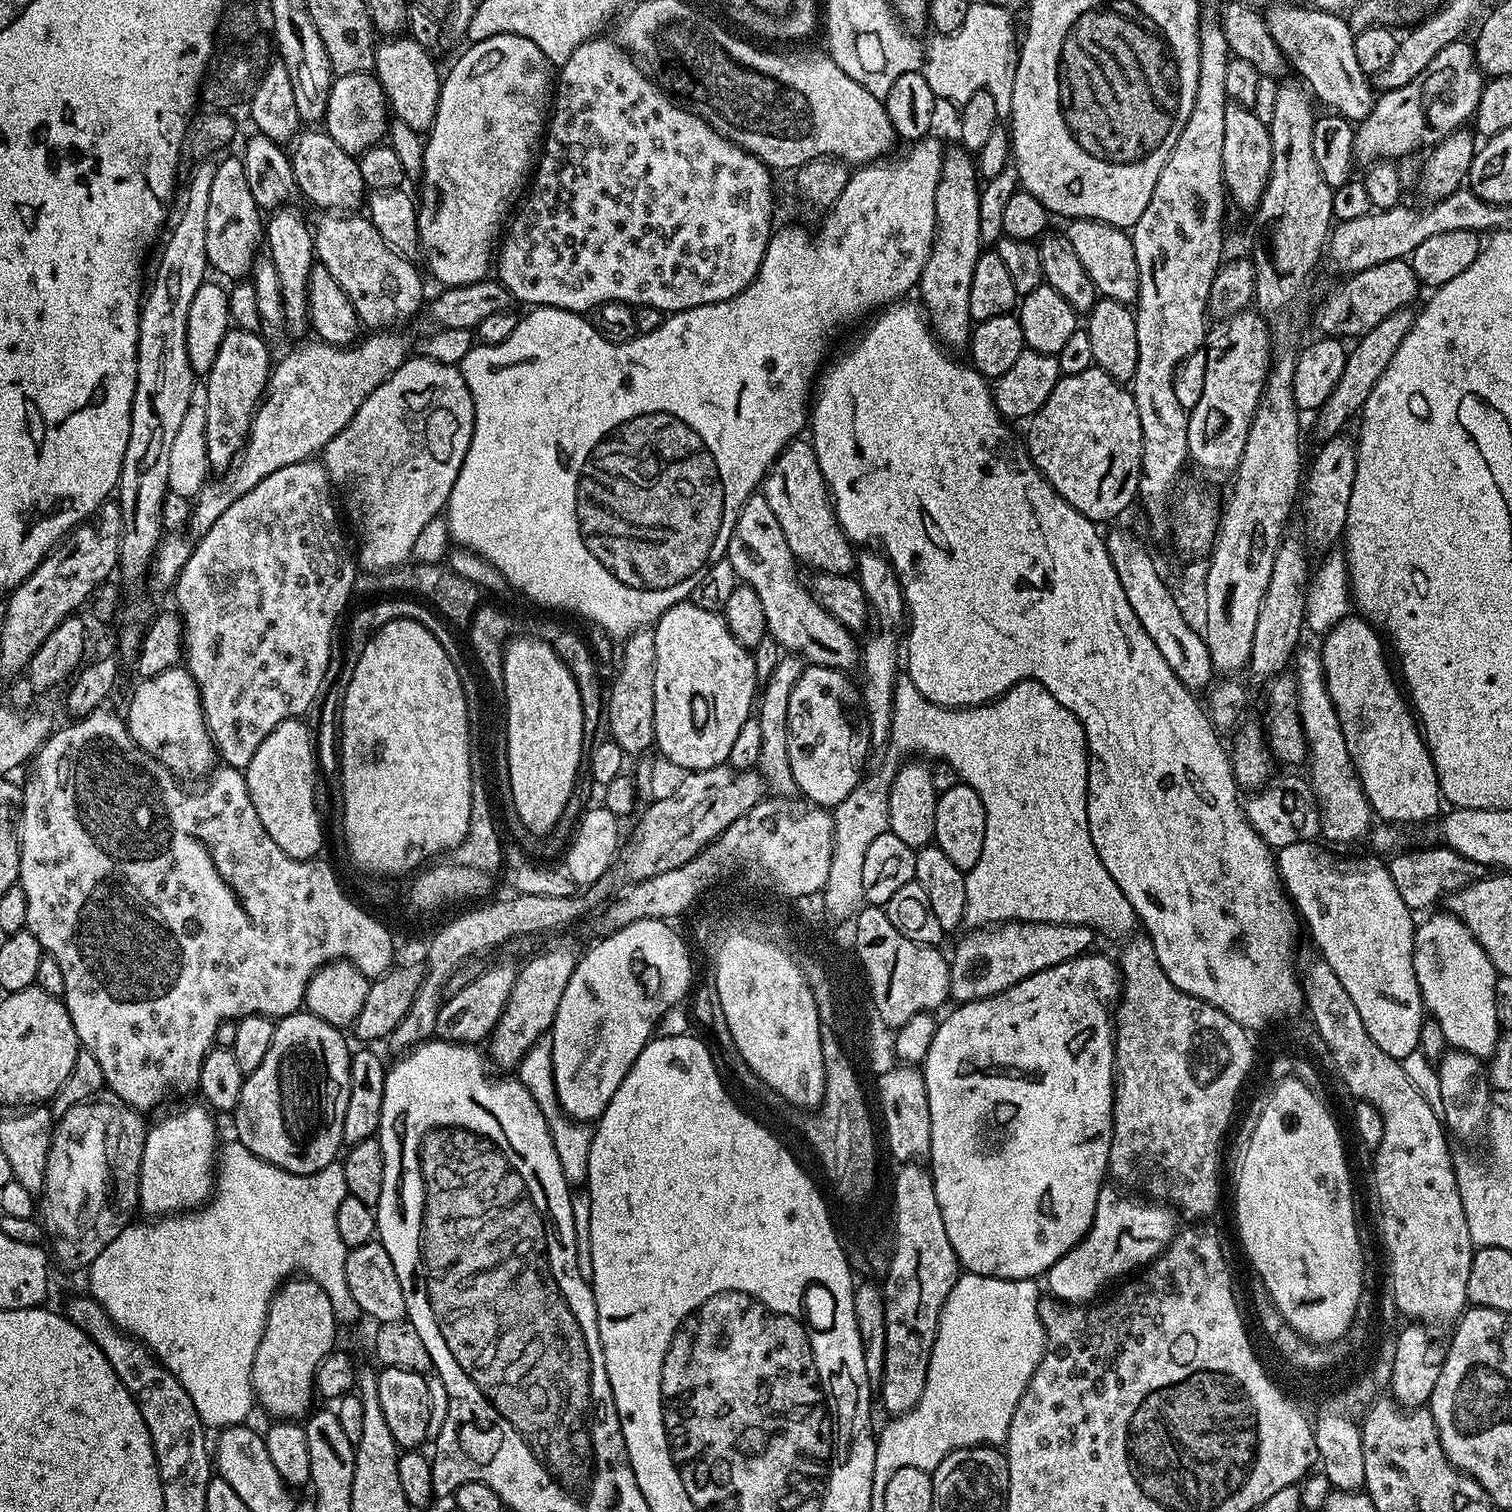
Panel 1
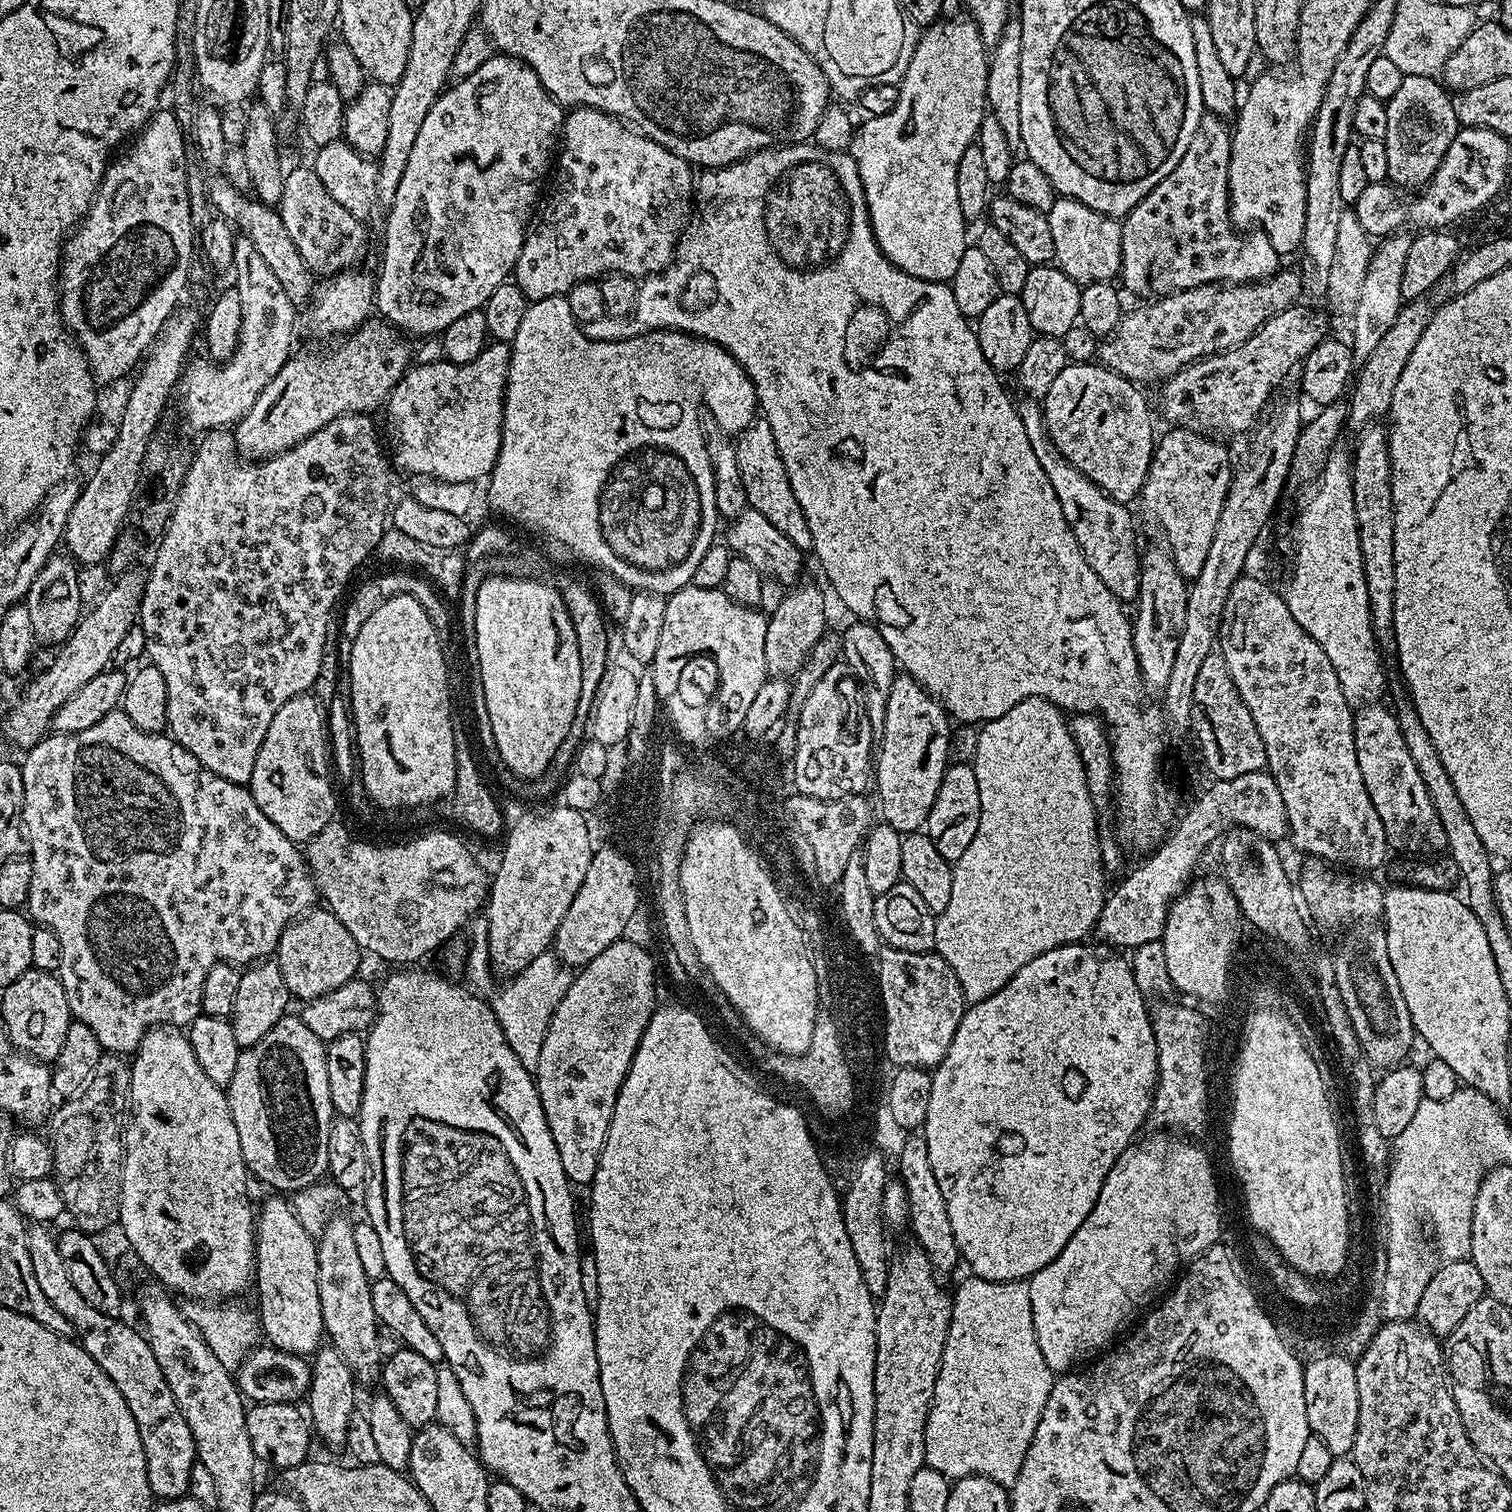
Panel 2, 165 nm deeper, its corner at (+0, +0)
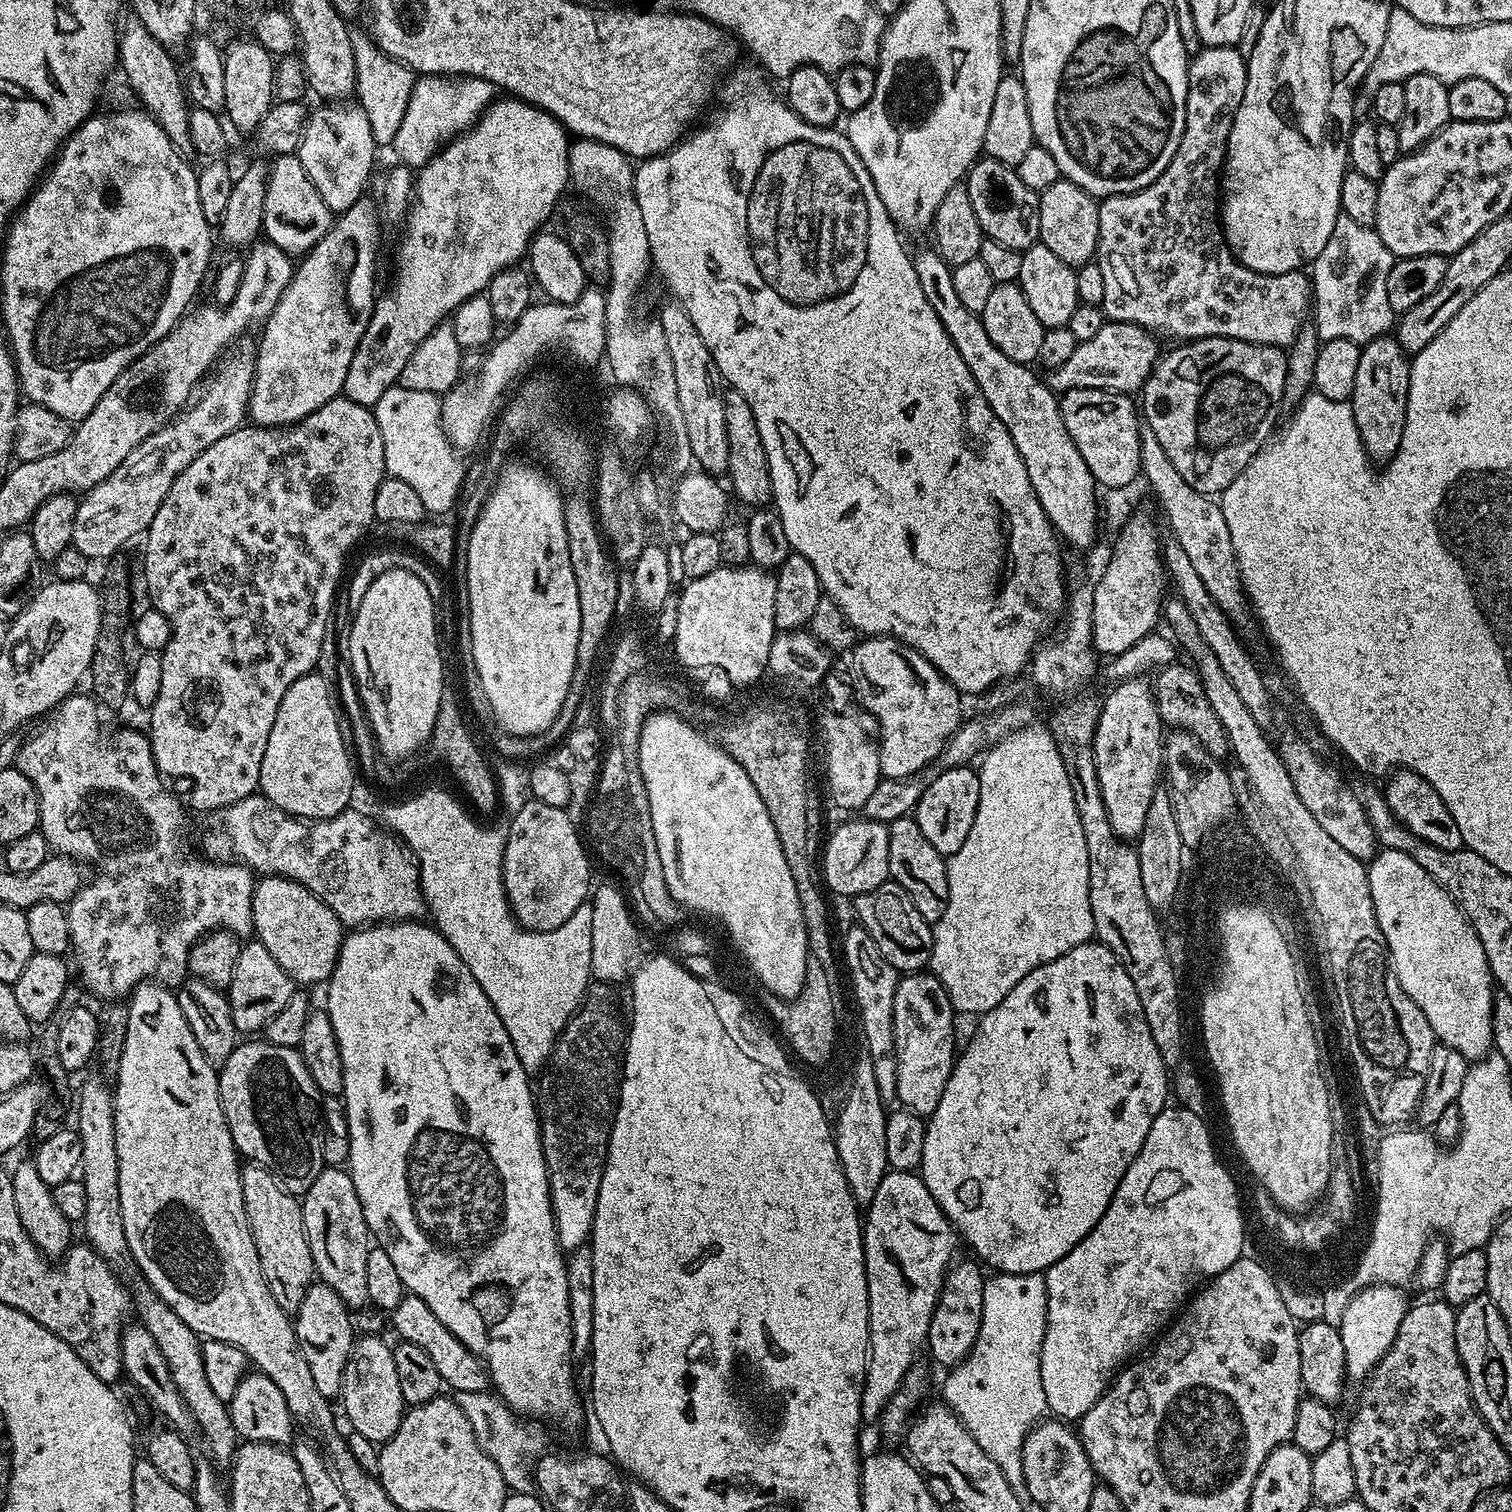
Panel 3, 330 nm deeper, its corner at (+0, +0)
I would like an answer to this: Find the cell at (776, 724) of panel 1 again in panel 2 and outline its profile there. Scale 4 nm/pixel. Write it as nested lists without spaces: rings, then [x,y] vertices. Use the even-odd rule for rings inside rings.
[[[797,583],[785,591],[778,610],[768,617],[766,626],[766,670],[772,678],[791,678],[804,665],[810,650],[826,631],[824,596],[812,584]]]

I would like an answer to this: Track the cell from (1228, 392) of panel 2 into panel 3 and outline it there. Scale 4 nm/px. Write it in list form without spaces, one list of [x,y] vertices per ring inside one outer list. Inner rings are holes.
[[[1207,336],[1204,340],[1184,342],[1176,347],[1180,348],[1174,349],[1169,356],[1168,353],[1161,355],[1148,376],[1148,380],[1144,383],[1142,420],[1147,428],[1154,430],[1154,438],[1158,438],[1158,442],[1162,442],[1162,450],[1166,450],[1166,458],[1170,458],[1170,462],[1174,462],[1174,470],[1178,470],[1178,474],[1182,474],[1182,478],[1186,478],[1186,482],[1190,482],[1190,486],[1194,486],[1194,490],[1198,490],[1204,496],[1215,497],[1217,494],[1223,494],[1230,486],[1230,482],[1234,482],[1234,478],[1238,478],[1238,474],[1242,474],[1242,470],[1246,470],[1249,462],[1260,453],[1260,449],[1269,443],[1270,437],[1277,431],[1276,419],[1280,416],[1280,408],[1285,407],[1283,379],[1288,365],[1288,353],[1283,348],[1275,348],[1269,344],[1242,342],[1225,336]]]

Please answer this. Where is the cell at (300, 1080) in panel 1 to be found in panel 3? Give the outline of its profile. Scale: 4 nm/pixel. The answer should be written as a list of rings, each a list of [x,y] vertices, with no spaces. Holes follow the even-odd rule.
[[[248,1038],[237,1043],[236,1048],[218,1069],[220,1077],[220,1105],[226,1118],[226,1126],[232,1135],[237,1153],[245,1161],[260,1164],[270,1170],[276,1179],[293,1196],[300,1198],[314,1186],[314,1178],[326,1166],[322,1158],[322,1093],[314,1086],[310,1070],[297,1049],[290,1046],[274,1046],[263,1038]]]

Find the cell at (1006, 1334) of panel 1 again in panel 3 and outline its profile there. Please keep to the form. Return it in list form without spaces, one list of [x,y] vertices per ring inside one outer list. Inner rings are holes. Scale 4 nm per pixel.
[[[1001,1272],[992,1274],[984,1281],[982,1294],[982,1326],[974,1342],[972,1352],[962,1363],[955,1365],[944,1380],[943,1403],[951,1408],[970,1430],[974,1442],[998,1462],[1006,1482],[1014,1490],[1016,1497],[1028,1500],[1028,1491],[1022,1470],[1022,1446],[1033,1427],[1045,1419],[1048,1412],[1046,1390],[1042,1390],[1042,1338],[1046,1334],[1046,1282],[1038,1272],[1030,1274],[1010,1274]]]

